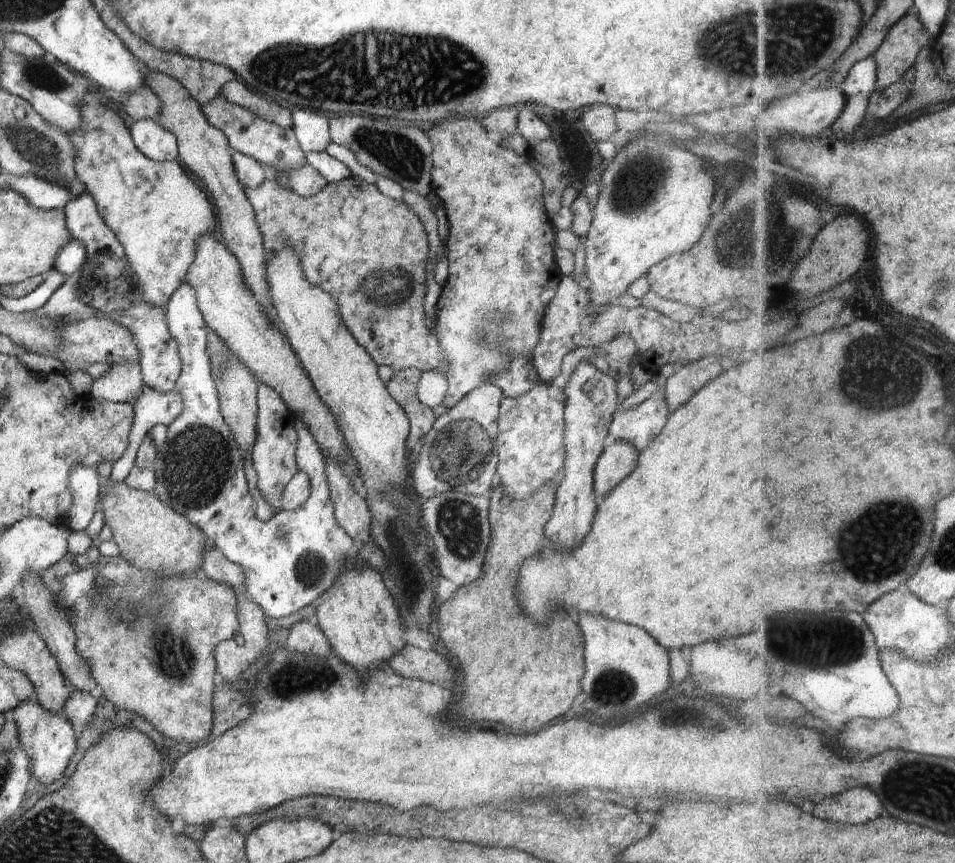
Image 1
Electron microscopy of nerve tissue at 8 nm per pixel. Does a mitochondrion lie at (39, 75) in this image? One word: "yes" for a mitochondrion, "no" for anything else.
yes

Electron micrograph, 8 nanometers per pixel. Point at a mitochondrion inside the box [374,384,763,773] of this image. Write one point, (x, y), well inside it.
(461, 451)

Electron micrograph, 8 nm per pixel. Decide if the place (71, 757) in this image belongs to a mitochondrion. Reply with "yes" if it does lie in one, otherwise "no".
no

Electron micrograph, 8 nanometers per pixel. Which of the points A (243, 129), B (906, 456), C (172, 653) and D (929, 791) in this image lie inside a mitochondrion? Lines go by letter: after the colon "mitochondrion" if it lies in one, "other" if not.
A: mitochondrion
B: other
C: mitochondrion
D: mitochondrion

